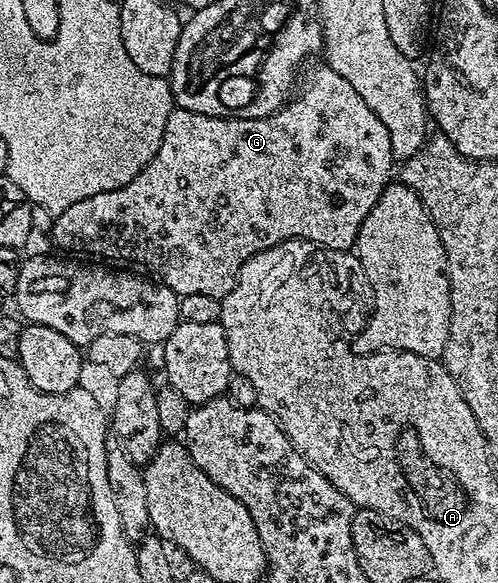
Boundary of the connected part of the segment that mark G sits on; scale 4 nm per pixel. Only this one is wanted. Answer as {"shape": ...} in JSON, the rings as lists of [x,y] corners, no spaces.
{"shape":[[[327,64],[313,66],[309,71],[306,69],[305,83],[296,91],[292,100],[286,101],[285,105],[274,114],[268,114],[262,118],[212,118],[202,114],[193,114],[189,110],[175,108],[167,116],[167,128],[163,132],[163,140],[155,152],[155,156],[144,168],[123,188],[115,188],[111,192],[99,192],[95,196],[87,196],[87,200],[79,200],[79,204],[71,204],[63,213],[56,215],[53,221],[53,242],[62,246],[62,251],[73,252],[78,246],[89,254],[102,254],[105,258],[122,258],[125,262],[138,262],[146,266],[160,281],[173,289],[178,296],[185,294],[198,294],[201,298],[214,298],[220,300],[231,292],[237,283],[237,273],[259,252],[271,248],[280,242],[286,242],[292,238],[302,238],[308,242],[314,242],[320,246],[326,246],[332,250],[352,251],[357,245],[359,228],[363,220],[367,220],[367,212],[375,206],[375,200],[384,192],[385,187],[390,185],[389,173],[394,173],[395,159],[391,152],[391,136],[387,136],[387,128],[383,120],[367,108],[363,96],[339,76]]]}

